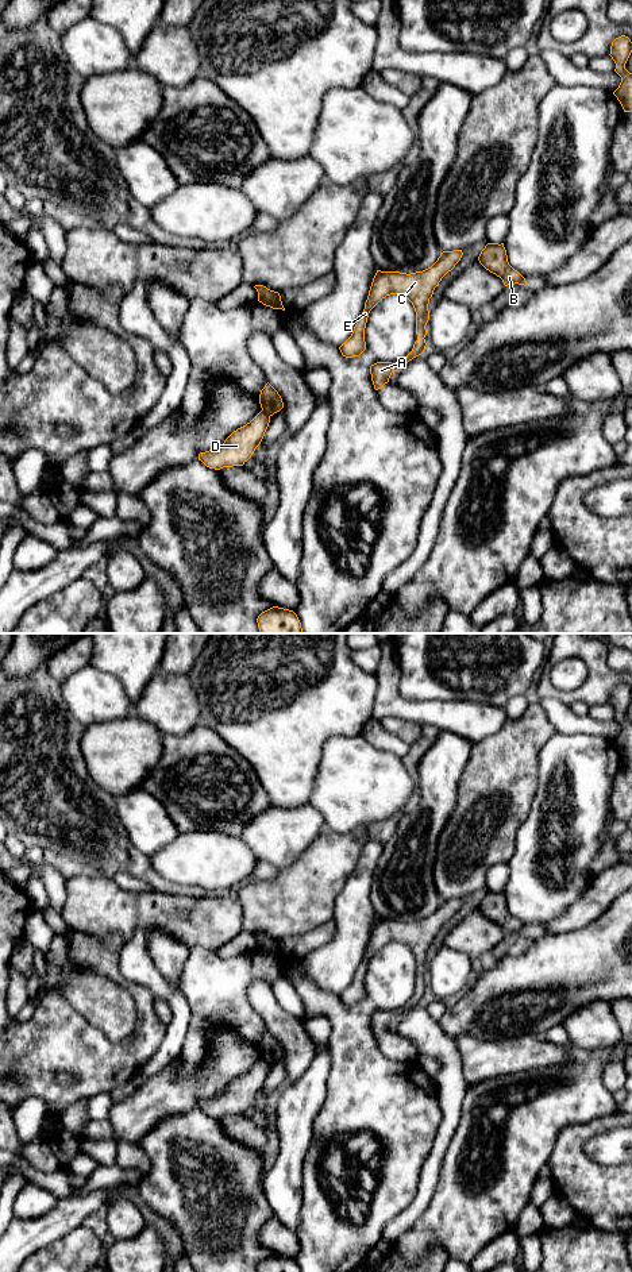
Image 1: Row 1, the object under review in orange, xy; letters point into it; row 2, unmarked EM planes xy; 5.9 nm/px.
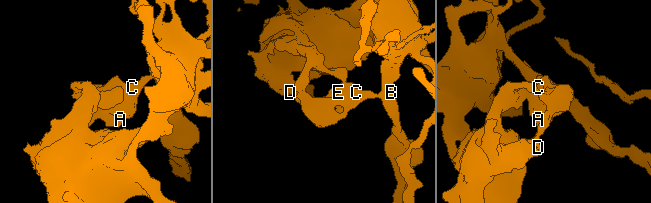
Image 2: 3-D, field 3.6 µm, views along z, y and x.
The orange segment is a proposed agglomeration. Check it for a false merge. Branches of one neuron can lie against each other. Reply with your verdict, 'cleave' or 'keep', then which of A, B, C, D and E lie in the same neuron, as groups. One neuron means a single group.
cleave; groups A B C E / D

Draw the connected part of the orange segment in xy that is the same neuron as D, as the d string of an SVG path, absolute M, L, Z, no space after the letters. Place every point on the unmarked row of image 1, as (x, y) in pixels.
M261 1059L250 1071L234 1079L221 1094L200 1101L199 1109L215 1118L243 1114L261 1092L269 1071L270 1064Z

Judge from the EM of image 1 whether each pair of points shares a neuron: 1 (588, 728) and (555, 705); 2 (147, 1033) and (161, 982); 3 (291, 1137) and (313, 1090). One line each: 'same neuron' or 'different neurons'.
1: same neuron
2: different neurons
3: same neuron

